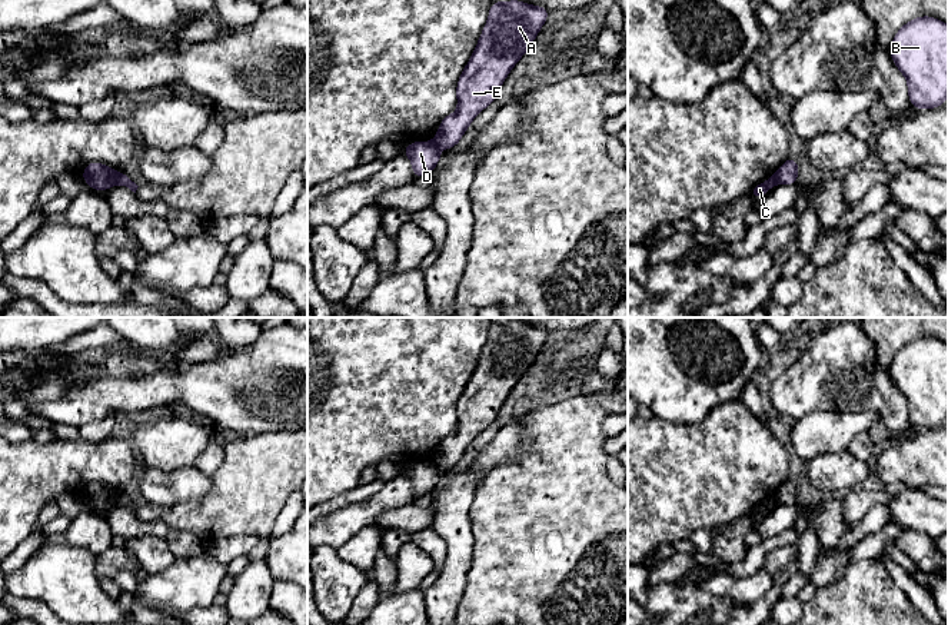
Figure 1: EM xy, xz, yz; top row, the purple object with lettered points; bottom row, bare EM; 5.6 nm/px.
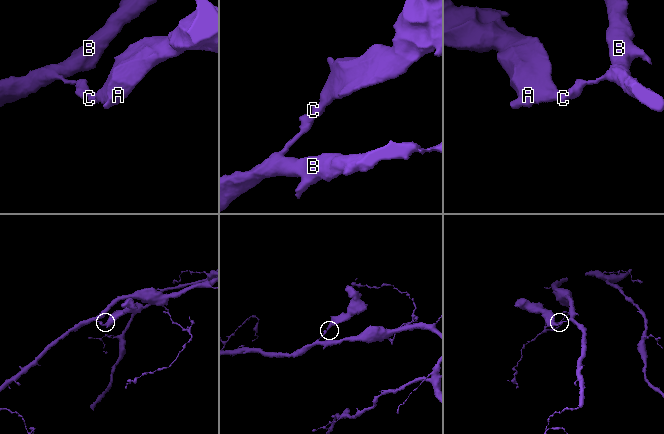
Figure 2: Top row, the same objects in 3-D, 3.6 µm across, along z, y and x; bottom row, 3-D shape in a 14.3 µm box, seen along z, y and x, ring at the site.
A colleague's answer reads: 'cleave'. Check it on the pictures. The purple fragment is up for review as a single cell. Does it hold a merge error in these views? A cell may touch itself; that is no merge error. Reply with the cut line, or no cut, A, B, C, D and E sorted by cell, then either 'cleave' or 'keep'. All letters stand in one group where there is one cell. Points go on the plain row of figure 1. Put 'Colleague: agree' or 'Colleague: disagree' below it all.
xy (119, 492), (116, 504) | A C E / B D | cleave
Colleague: agree

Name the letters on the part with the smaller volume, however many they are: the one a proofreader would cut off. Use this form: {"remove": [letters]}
{"remove": ["A", "C", "E"]}

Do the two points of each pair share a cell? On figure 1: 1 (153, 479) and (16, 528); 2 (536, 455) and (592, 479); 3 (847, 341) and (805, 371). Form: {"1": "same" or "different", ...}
{"1": "different", "2": "same", "3": "same"}

